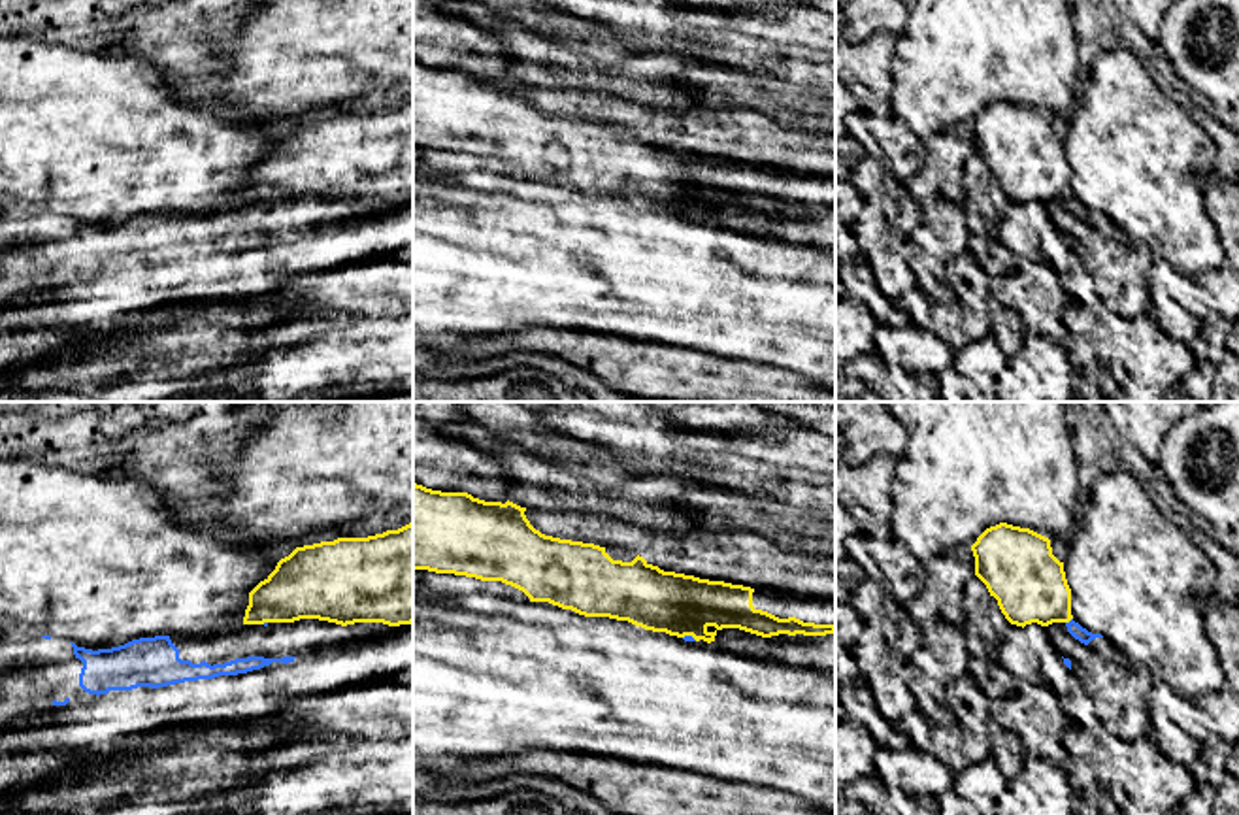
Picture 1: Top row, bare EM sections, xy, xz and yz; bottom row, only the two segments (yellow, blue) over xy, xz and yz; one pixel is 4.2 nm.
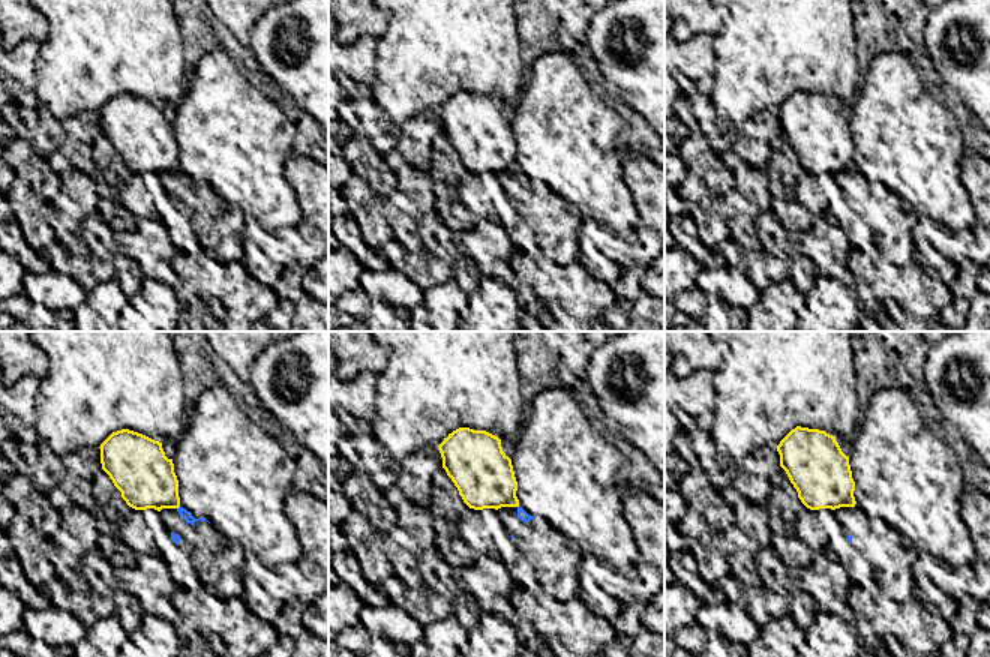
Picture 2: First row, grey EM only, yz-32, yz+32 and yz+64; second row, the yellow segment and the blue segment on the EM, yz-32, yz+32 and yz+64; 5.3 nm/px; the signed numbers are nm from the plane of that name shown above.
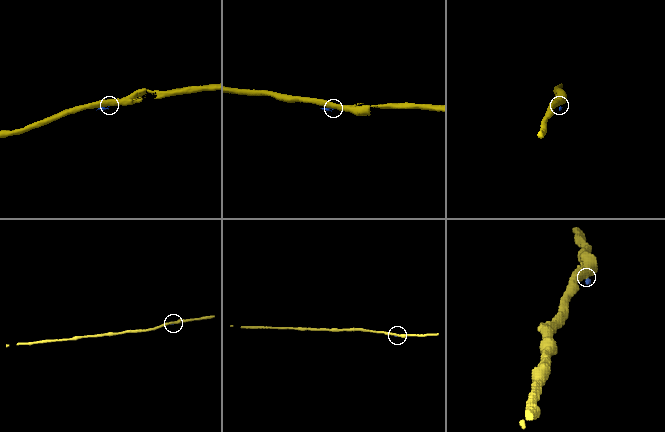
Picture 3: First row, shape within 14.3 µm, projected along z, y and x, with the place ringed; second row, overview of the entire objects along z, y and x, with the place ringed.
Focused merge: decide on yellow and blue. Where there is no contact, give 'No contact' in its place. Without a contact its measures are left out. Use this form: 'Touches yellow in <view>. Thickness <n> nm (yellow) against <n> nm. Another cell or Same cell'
Touches yellow in yz. Thickness 320 nm (yellow) against 60 nm. Another cell

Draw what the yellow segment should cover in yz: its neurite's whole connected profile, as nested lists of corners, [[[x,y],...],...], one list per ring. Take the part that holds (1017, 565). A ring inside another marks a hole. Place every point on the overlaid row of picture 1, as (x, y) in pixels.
[[[999,523],[986,528],[971,551],[975,575],[1011,624],[1049,626],[1073,619],[1064,562],[1052,555],[1049,538]]]

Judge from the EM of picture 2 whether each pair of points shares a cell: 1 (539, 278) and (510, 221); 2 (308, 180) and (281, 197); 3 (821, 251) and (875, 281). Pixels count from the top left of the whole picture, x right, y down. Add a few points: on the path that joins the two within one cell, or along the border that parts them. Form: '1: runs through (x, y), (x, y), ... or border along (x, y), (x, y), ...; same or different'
1: runs through (530, 263), (530, 239), (525, 234); same
2: border along (290, 155), (285, 162), (285, 179), (305, 219); different
3: border along (843, 231), (849, 243), (849, 270), (857, 282); different

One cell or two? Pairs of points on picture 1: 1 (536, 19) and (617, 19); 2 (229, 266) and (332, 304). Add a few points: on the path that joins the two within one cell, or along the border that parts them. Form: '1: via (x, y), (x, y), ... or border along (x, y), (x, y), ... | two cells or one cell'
1: border along (583, 19), (606, 25), (623, 44) | two cells
2: border along (321, 270), (295, 274), (274, 291), (249, 300) | two cells

